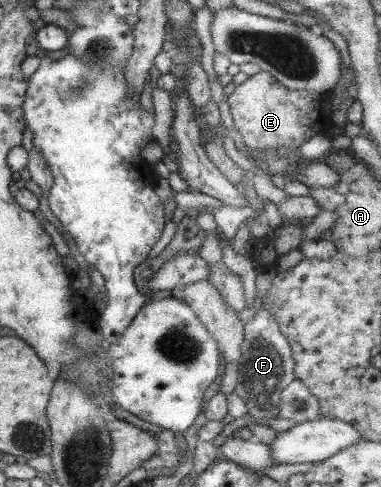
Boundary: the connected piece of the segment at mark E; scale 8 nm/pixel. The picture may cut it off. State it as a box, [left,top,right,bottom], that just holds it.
[227,71,334,176]

